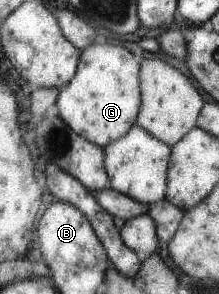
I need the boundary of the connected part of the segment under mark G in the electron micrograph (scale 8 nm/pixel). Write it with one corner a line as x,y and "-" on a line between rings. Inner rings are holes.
92,43
82,51
82,66
78,66
77,74
68,85
63,87
56,99
59,115
64,122
82,138
103,147
112,141
124,137
134,125
137,124
136,114
140,112
140,88
138,88
138,66
140,60
122,46
110,46
110,44

